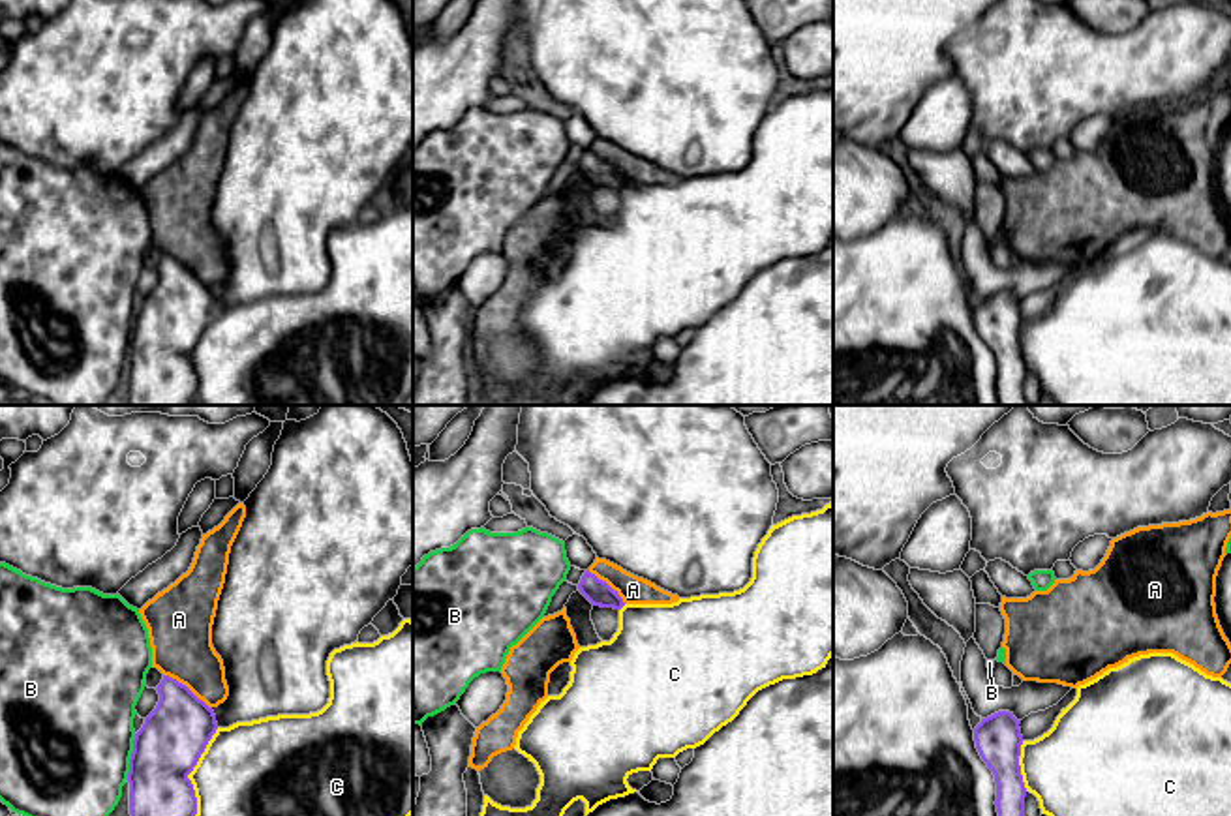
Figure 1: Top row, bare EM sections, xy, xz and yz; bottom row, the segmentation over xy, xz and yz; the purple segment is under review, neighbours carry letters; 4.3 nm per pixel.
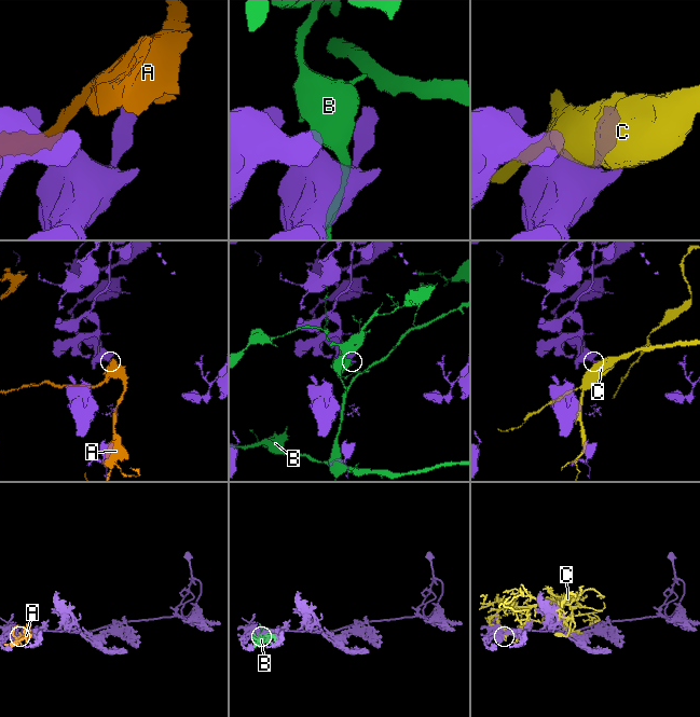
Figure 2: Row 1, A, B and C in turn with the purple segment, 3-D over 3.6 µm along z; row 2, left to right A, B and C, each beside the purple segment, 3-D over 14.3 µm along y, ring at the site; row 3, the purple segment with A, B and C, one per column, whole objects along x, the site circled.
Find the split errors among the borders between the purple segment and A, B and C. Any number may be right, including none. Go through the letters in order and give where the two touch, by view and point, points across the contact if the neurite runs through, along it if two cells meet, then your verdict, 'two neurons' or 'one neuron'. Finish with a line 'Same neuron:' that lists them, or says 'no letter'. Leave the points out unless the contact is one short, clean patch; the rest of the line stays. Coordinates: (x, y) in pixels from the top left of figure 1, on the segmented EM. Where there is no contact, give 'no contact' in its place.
A: xy (186, 687) | along xy (164, 674), (184, 683), (211, 708) | two neurons
B: xy (132, 756) | two neurons
C: xy (192, 770) | two neurons
Same neuron: no letter

